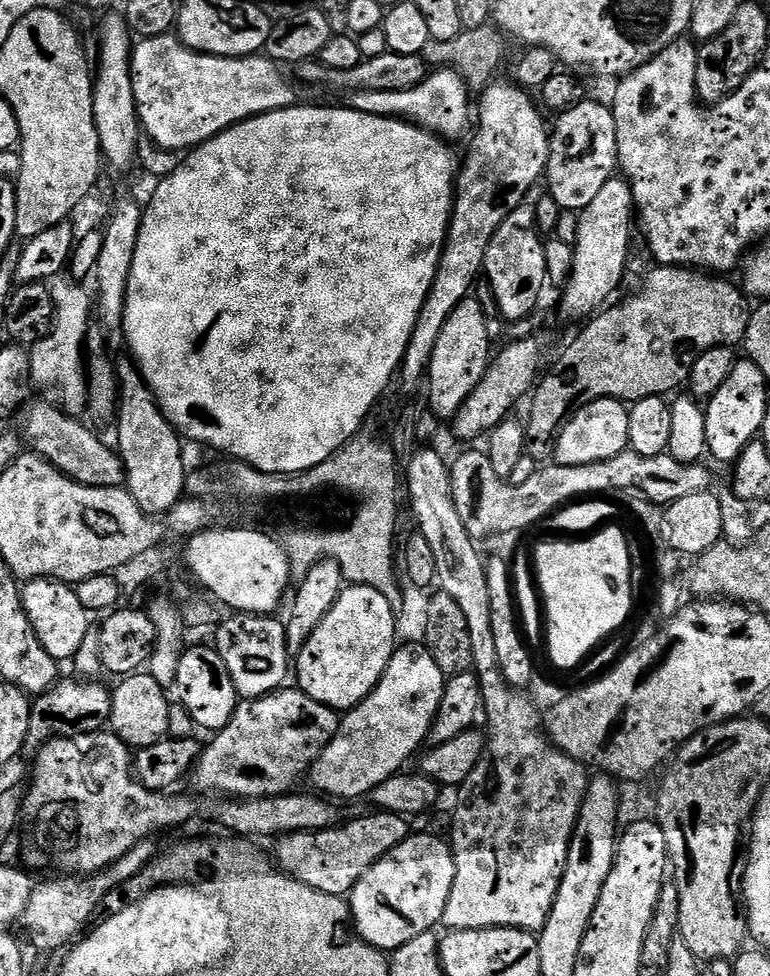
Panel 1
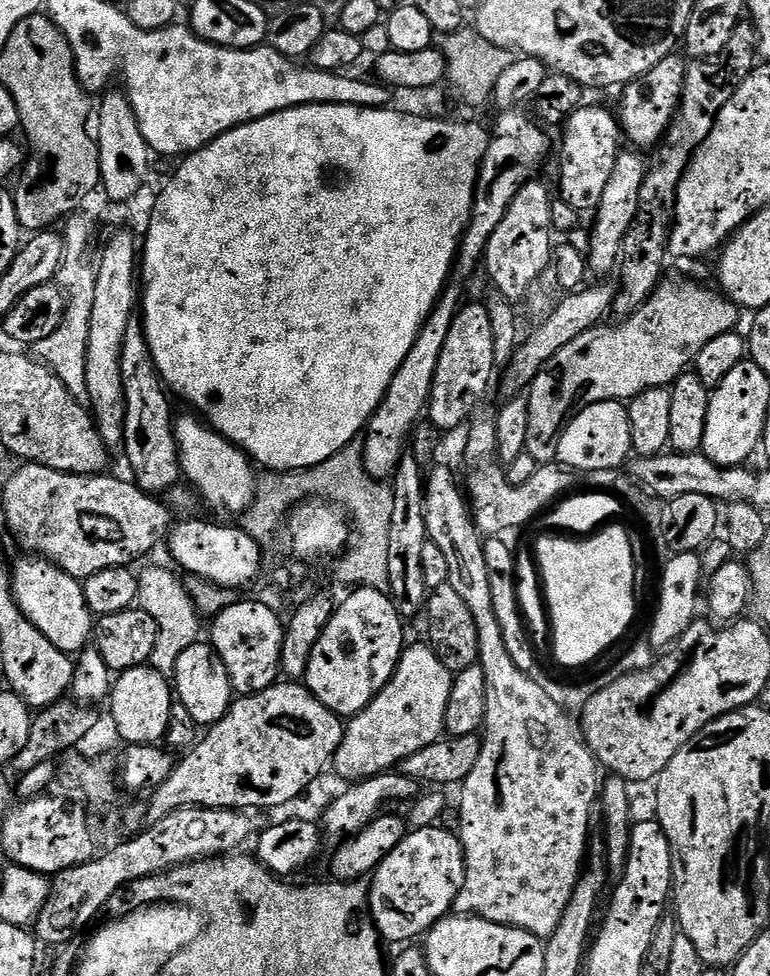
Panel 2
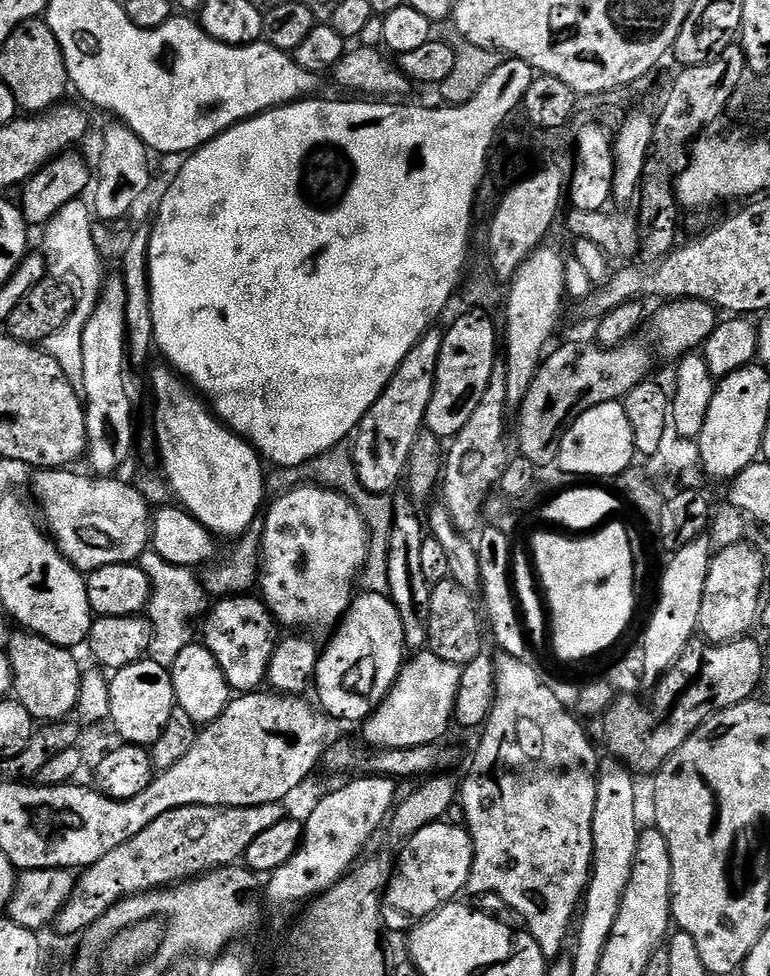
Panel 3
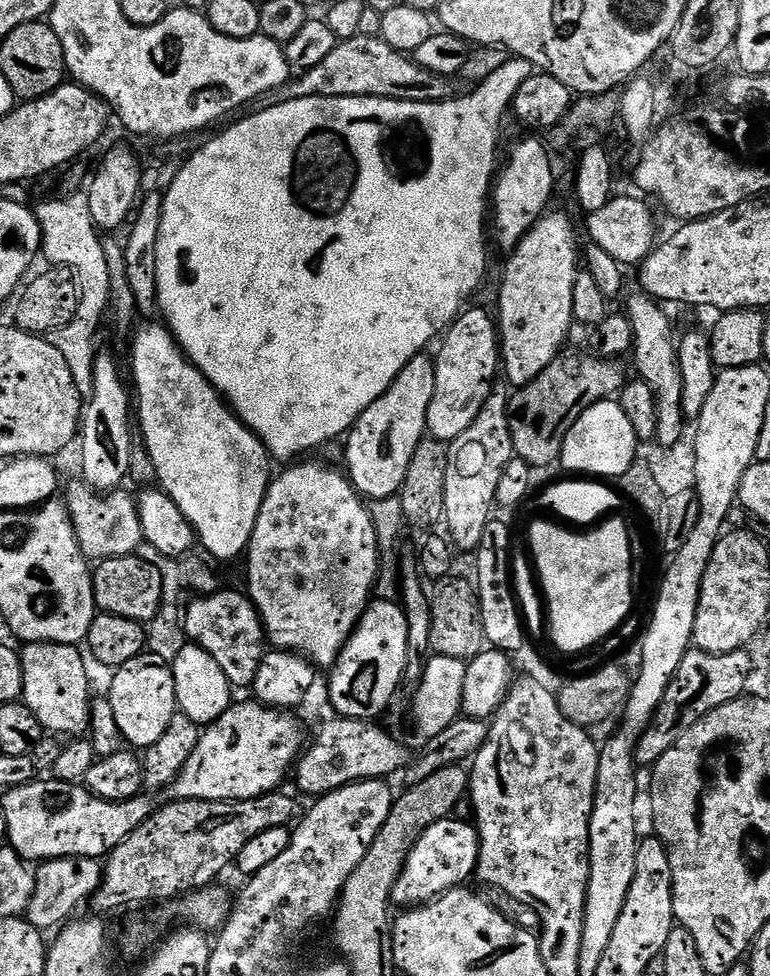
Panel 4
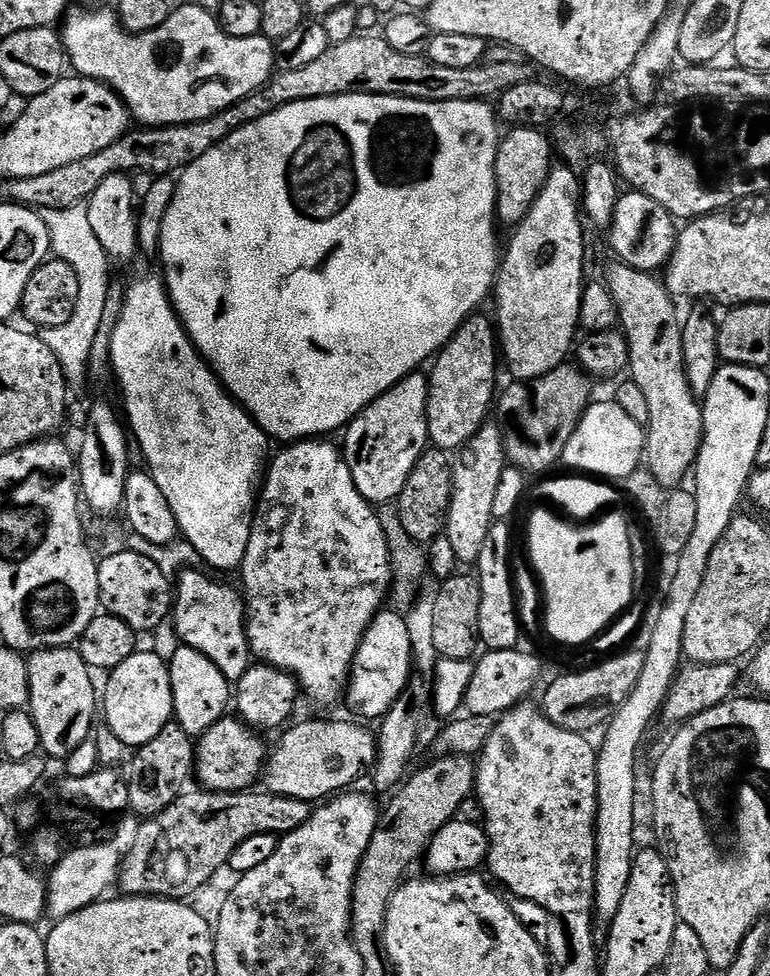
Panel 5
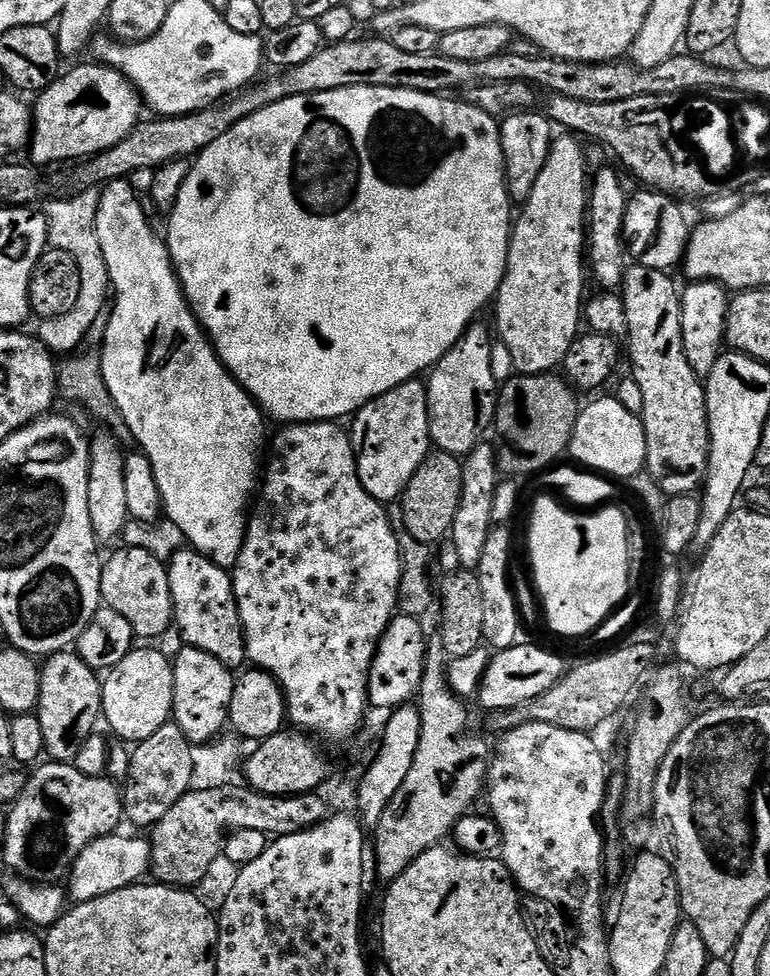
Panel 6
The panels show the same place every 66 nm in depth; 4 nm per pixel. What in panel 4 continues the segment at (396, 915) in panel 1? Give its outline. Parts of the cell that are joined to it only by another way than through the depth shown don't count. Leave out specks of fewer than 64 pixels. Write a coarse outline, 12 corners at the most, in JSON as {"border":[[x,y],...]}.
{"border":[[434,822],[392,891],[419,906],[473,879],[475,823]]}

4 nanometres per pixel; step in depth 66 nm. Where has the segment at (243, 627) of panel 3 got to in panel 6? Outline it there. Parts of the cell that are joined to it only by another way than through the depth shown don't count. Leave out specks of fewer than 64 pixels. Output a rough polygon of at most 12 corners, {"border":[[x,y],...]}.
{"border":[[195,550],[167,569],[183,643],[246,664],[229,569]]}

